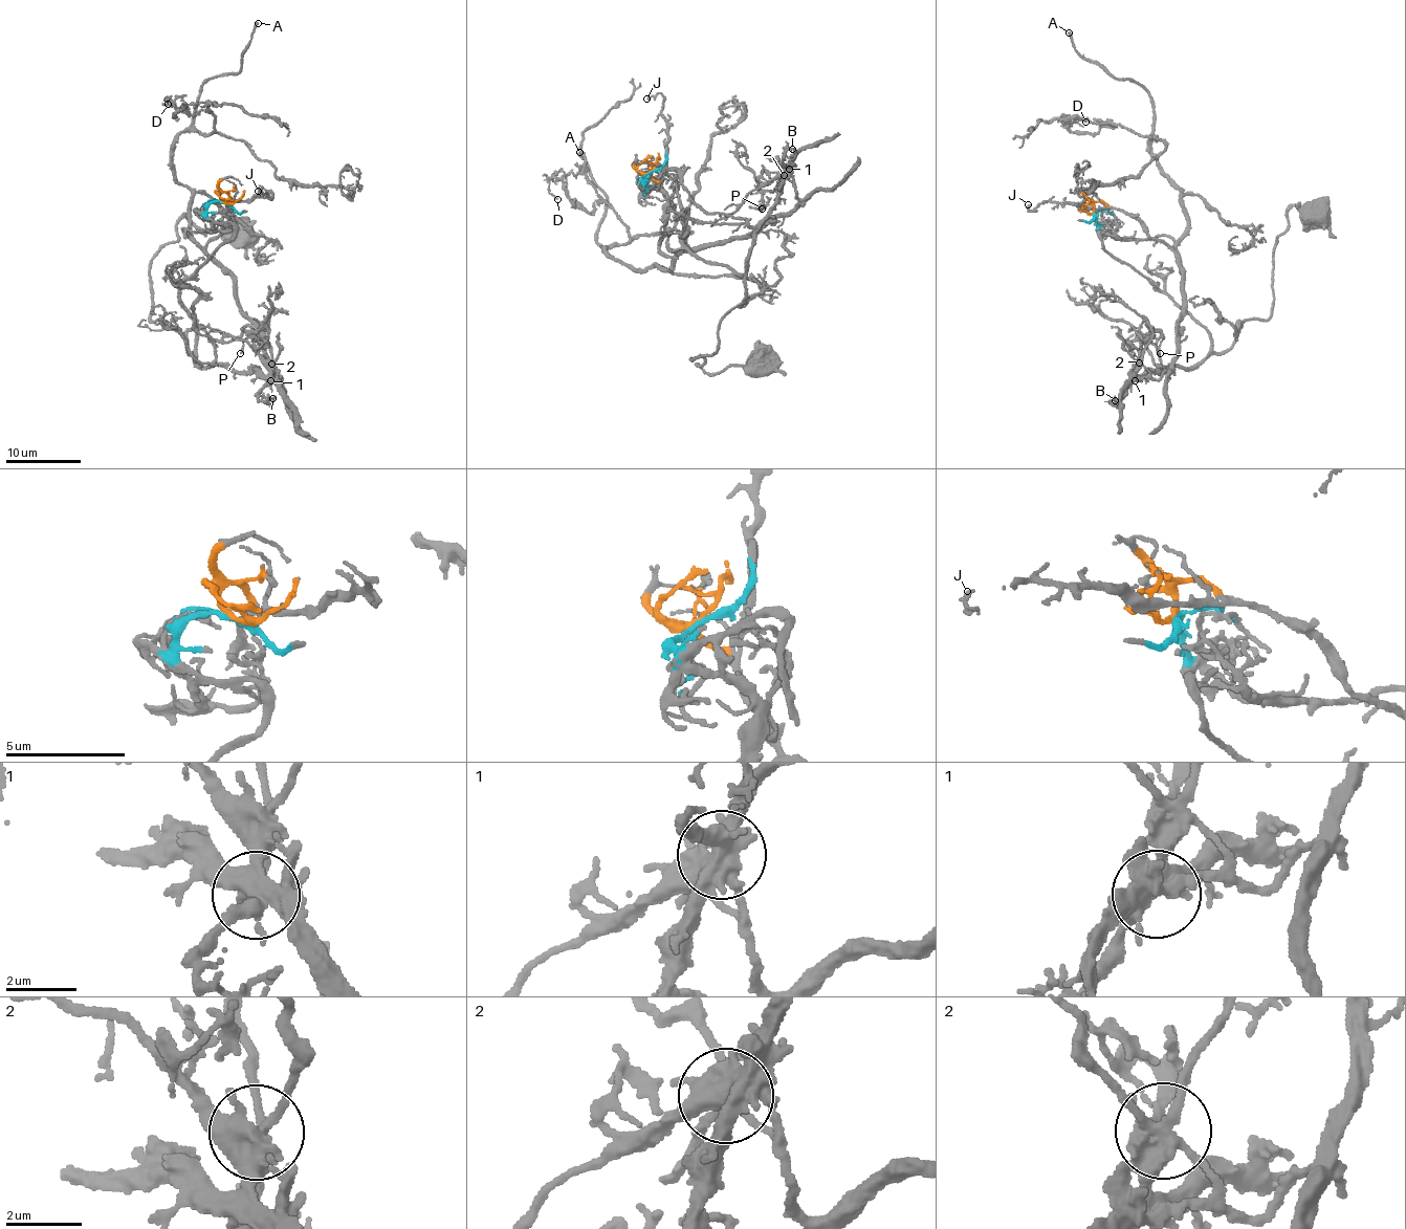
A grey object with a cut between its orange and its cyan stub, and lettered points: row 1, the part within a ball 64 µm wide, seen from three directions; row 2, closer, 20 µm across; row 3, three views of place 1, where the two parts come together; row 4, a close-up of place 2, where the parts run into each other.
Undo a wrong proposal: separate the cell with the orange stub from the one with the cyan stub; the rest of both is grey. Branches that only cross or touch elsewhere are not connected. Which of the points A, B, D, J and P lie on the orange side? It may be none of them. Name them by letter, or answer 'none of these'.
A, B, D, J

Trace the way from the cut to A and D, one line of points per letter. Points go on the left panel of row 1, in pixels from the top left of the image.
A: (223, 201), (221, 233), (202, 246), (174, 137), (212, 79), (240, 71), (259, 23)
D: (223, 201), (221, 233), (202, 246), (174, 137), (216, 131), (215, 116), (205, 103), (169, 104)

